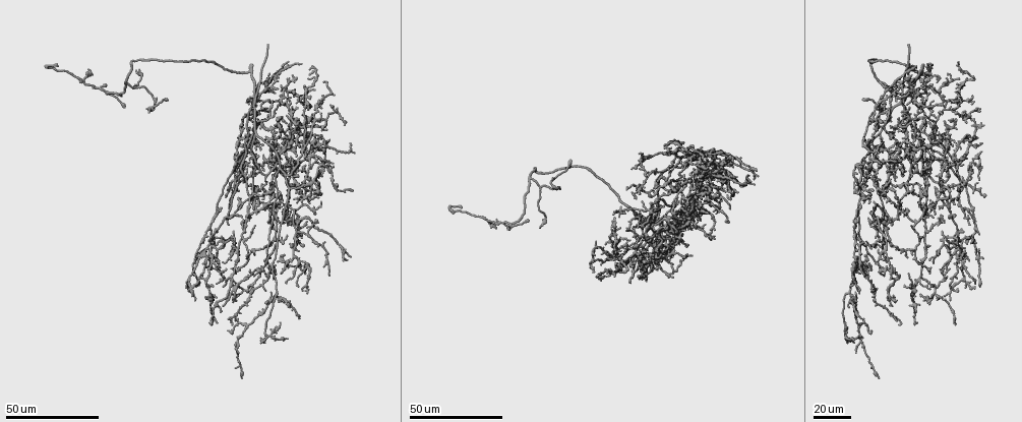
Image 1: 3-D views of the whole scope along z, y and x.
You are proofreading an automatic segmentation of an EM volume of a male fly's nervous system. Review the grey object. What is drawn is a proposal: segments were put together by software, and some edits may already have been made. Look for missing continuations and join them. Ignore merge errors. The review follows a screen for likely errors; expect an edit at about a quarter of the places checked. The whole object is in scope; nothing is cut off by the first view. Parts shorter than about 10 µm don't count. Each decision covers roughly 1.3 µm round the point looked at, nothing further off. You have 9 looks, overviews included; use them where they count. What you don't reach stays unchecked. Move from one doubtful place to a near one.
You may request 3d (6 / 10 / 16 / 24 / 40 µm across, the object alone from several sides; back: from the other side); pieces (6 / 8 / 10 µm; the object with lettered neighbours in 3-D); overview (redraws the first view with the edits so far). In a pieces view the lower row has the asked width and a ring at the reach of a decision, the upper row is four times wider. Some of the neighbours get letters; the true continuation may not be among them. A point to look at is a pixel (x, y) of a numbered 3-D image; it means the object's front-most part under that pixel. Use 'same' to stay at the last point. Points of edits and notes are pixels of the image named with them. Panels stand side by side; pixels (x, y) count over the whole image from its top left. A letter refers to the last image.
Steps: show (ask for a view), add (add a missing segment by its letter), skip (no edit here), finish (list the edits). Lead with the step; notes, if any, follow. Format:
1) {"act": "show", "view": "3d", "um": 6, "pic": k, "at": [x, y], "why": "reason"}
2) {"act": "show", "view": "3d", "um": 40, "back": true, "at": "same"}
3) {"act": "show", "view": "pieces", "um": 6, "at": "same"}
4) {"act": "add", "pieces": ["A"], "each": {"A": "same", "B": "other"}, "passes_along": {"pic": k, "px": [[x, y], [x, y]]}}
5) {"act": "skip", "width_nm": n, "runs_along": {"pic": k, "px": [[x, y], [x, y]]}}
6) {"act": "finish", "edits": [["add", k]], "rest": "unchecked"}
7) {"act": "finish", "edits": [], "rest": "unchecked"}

{"act": "show", "view": "3d", "um": 24, "pic": 1, "at": [963, 232], "why": "branch stops here"}

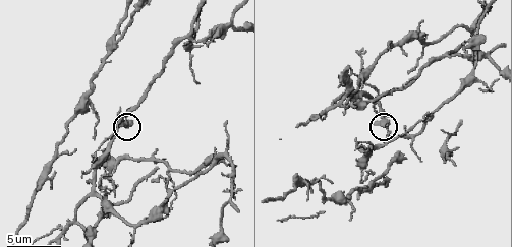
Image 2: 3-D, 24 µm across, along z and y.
{"act": "show", "view": "pieces", "um": 8, "pic": 2, "at": [376, 121]}

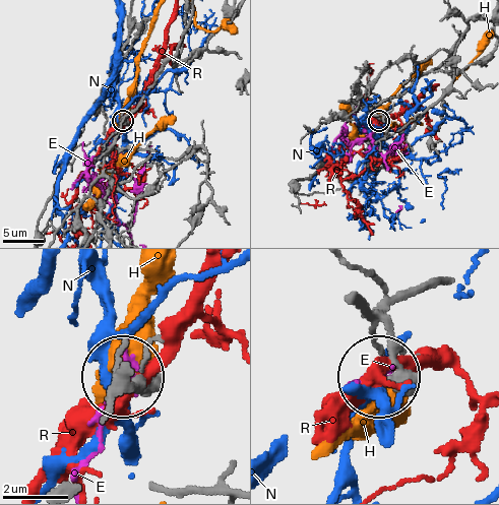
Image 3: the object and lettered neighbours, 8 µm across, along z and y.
{"act": "skip", "each": {"E": "other", "H": "other", "N": "other", "R": "other"}, "found": "no lettered segment goes on from it"}

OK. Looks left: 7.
{"act": "show", "view": "3d", "um": 40, "pic": 1, "at": [941, 89], "why": "an open end"}

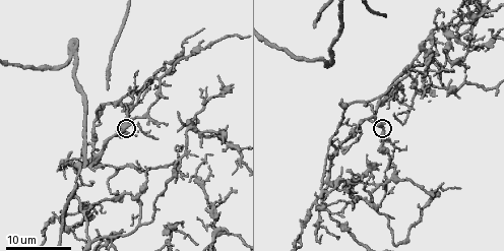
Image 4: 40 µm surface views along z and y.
{"act": "show", "view": "pieces", "um": 8, "pic": 4, "at": [127, 132]}

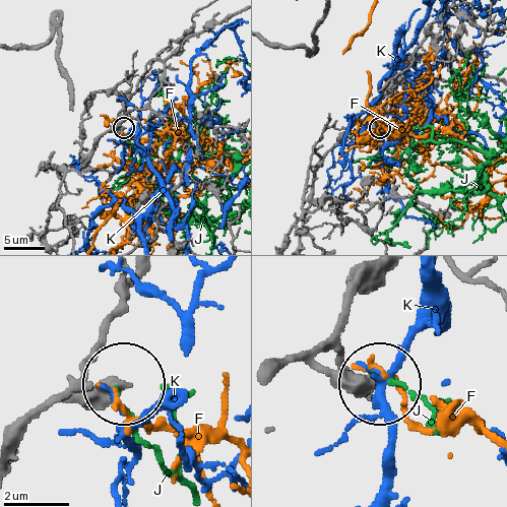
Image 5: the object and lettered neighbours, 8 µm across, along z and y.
{"act": "skip", "each": {"F": "other", "J": "other", "K": "other"}, "runs_along": {"pic": 5, "px": [[14, 448], [53, 402], [123, 385]]}, "found": "no lettered segment goes on from it"}

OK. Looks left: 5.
{"act": "show", "view": "3d", "um": 40, "pic": 1, "at": [910, 45], "why": "free end"}

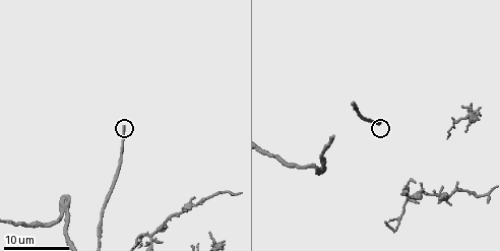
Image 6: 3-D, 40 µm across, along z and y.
{"act": "show", "view": "pieces", "um": 6, "pic": 6, "at": [122, 128]}

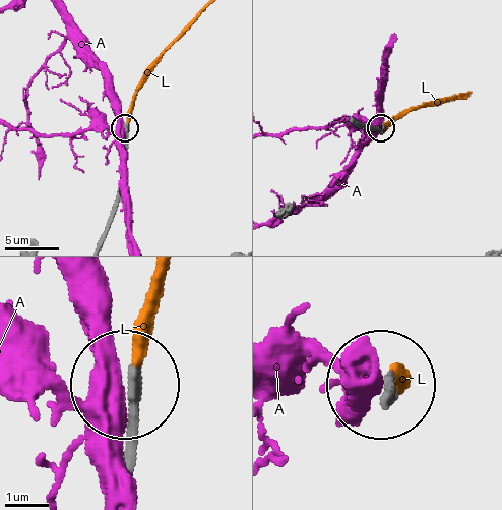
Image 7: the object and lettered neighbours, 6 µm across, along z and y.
{"act": "add", "pieces": ["L"], "each": {"A": "other", "L": "same"}, "found": "the neuron continues"}

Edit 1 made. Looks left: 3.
{"act": "show", "view": "3d", "um": 40, "pic": 1, "at": [943, 104], "why": "branch stops here"}

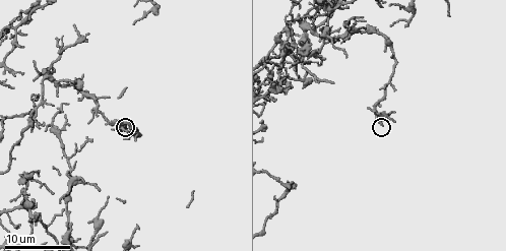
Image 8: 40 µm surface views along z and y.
{"act": "show", "view": "pieces", "um": 10, "pic": 8, "at": [380, 125], "why": "see the neighbours"}

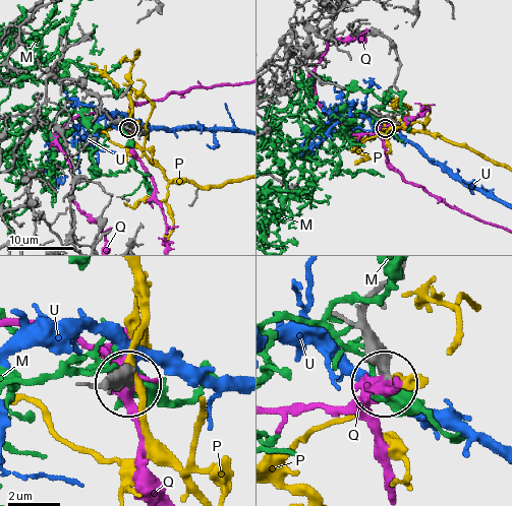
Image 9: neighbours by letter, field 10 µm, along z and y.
{"act": "skip", "each": {"M": "other", "P": "other", "Q": "other", "U": "other"}, "found": "no lettered segment goes on from it"}

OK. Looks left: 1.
{"act": "finish", "edits": [["add", 7]], "rest": "unchecked"}

